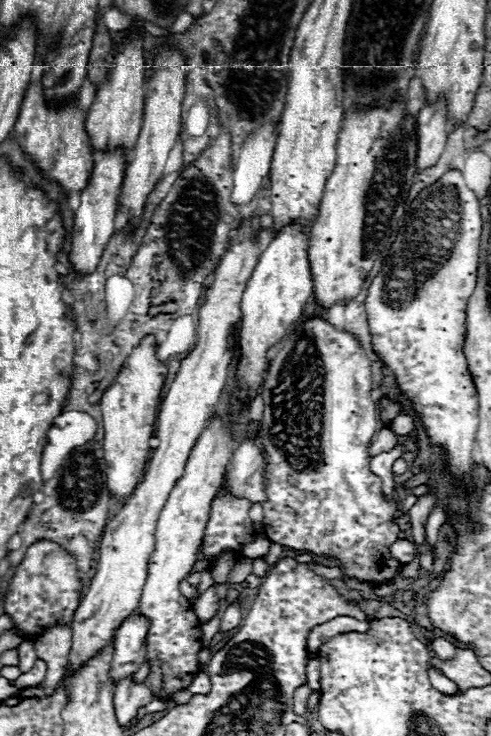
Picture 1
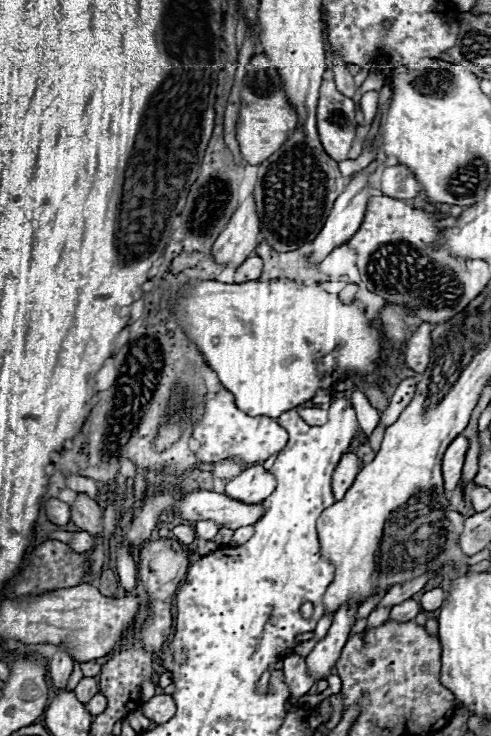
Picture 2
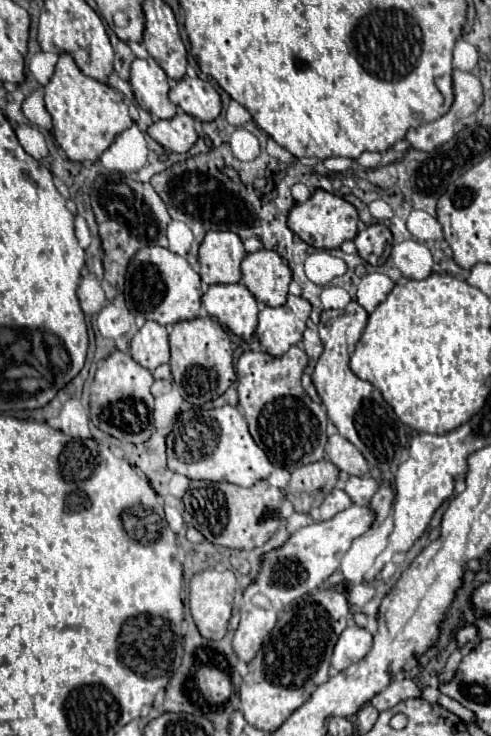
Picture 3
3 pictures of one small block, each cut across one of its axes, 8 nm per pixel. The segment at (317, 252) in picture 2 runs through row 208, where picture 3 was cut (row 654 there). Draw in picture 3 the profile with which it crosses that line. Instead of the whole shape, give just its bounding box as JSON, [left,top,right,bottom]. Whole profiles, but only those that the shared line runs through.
[330,626,372,672]

